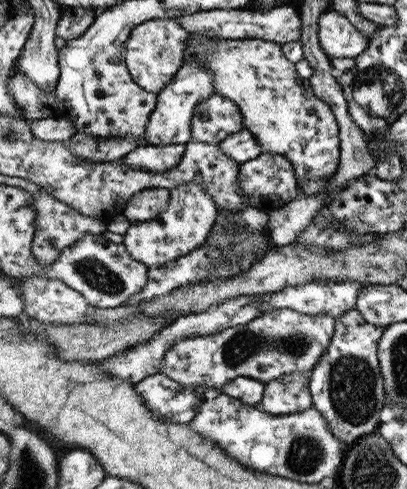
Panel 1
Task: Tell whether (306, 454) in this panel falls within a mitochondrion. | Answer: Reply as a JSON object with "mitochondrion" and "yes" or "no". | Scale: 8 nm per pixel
{"mitochondrion":"yes"}

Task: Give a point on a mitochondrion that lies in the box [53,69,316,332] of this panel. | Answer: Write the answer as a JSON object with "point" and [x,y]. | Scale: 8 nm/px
{"point":[99,275]}

